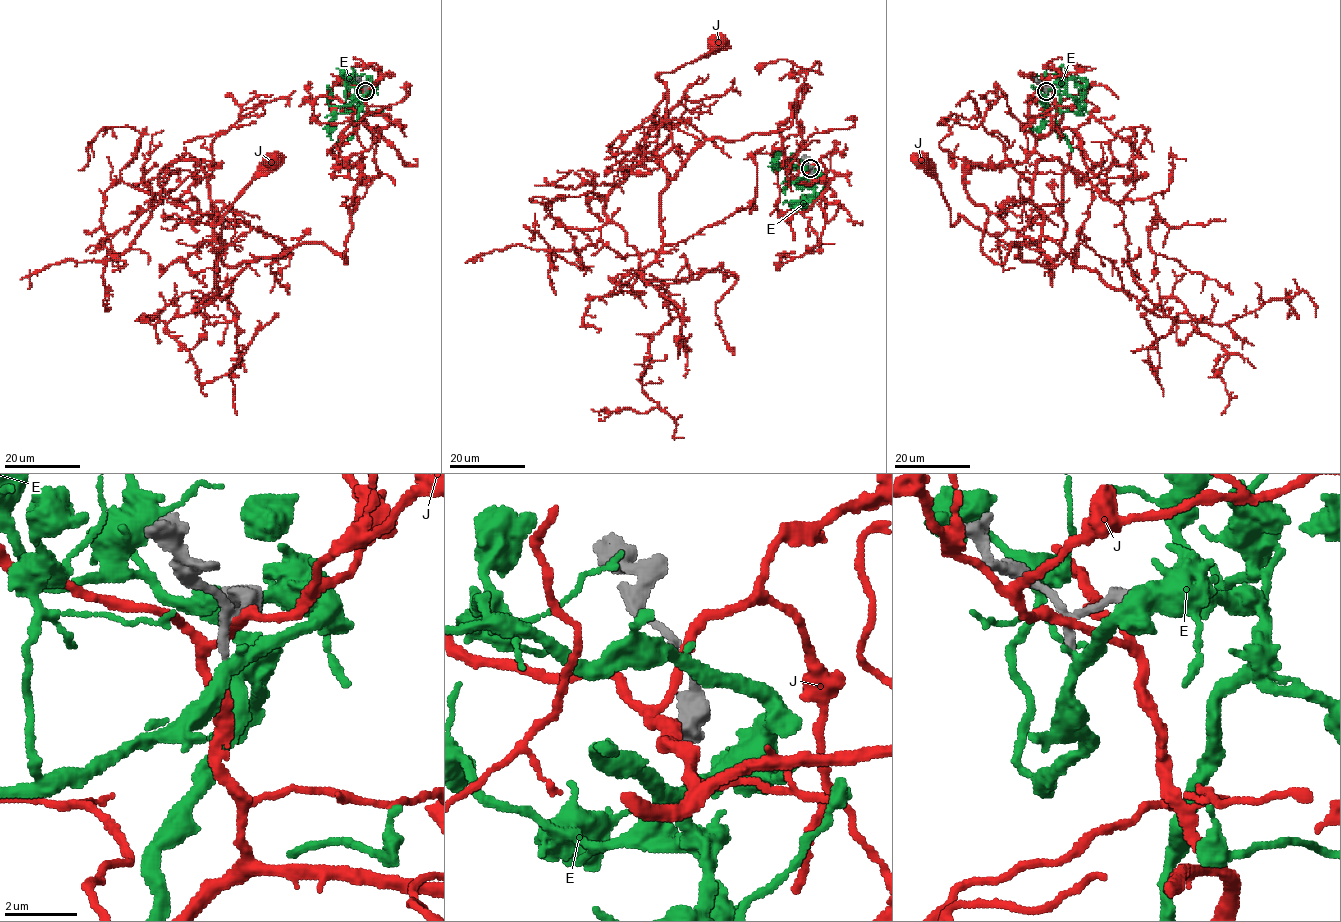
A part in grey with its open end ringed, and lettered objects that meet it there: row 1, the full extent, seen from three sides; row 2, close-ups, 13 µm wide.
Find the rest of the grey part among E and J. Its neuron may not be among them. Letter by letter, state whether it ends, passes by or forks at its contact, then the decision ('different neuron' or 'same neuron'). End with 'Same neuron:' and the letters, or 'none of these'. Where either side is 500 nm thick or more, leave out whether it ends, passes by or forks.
E: it passes by | different neuron
J: it passes by | different neuron
Same neuron: none of these

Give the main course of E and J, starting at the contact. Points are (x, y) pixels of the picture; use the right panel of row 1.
E: (1046, 92), (1052, 86), (1064, 87), (1056, 112), (1056, 130), (1060, 138), (1063, 136), (1068, 141), (1072, 150)
J: (1046, 87), (1060, 123), (964, 184), (988, 257), (1011, 243), (1055, 266), (1039, 242), (950, 224), (919, 159)

